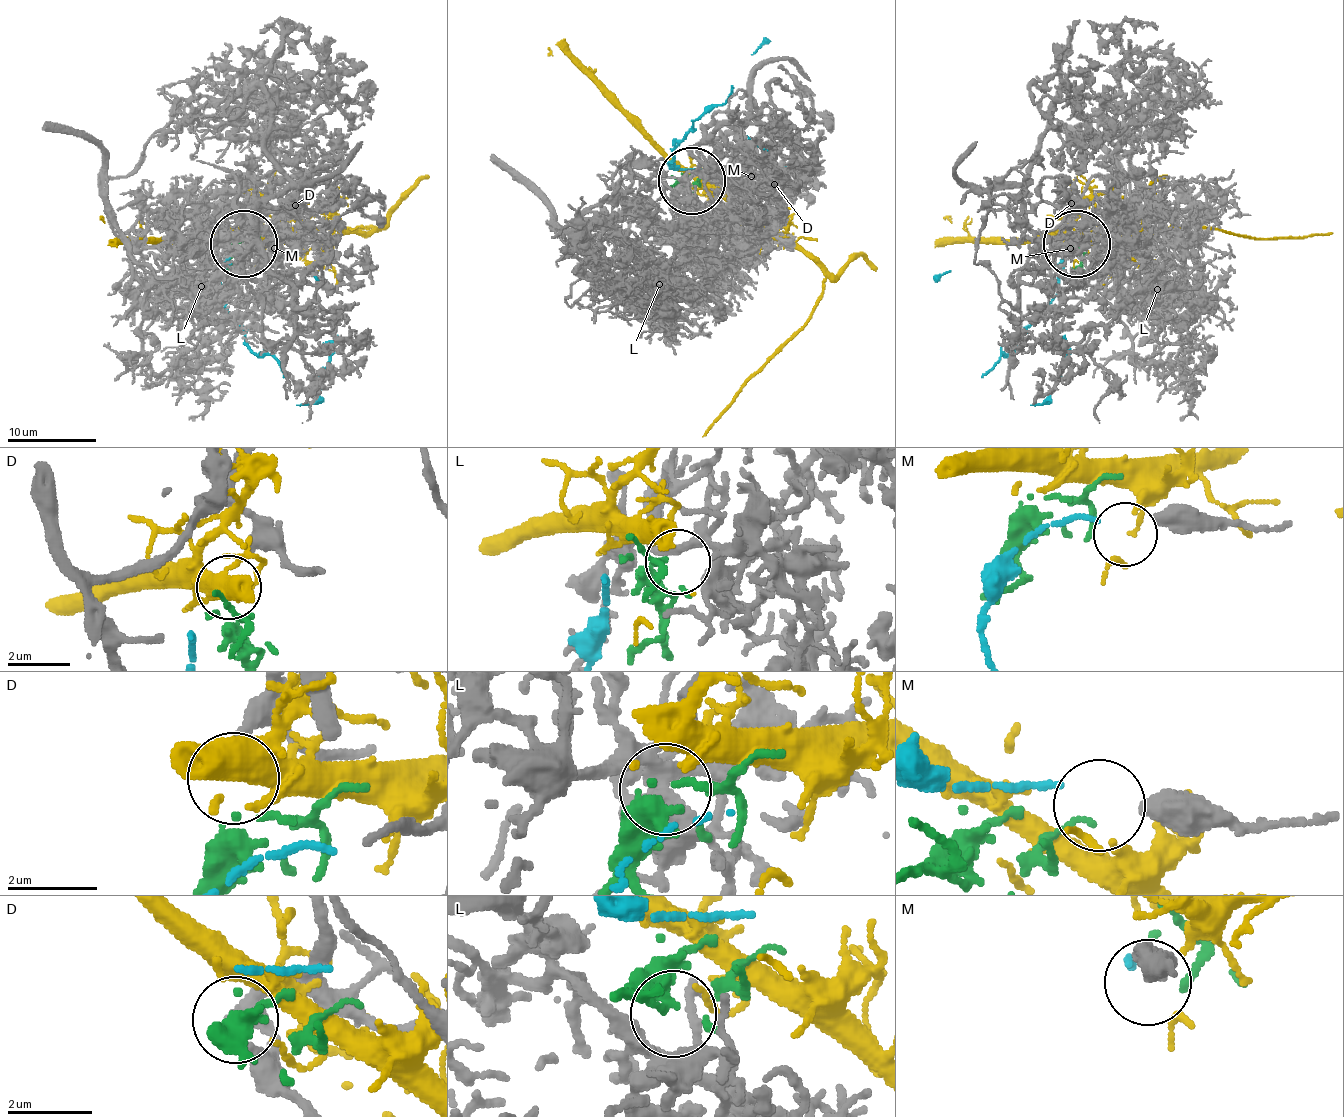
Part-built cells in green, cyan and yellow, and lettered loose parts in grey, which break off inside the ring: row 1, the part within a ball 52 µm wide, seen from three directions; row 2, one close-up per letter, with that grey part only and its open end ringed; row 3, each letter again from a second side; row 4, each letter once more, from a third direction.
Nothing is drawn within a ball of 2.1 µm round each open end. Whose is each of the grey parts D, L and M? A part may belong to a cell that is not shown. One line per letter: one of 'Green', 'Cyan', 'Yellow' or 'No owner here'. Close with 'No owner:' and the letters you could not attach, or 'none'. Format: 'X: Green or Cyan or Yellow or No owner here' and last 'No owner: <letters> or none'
D: No owner here
L: Green
M: Cyan
No owner: D

